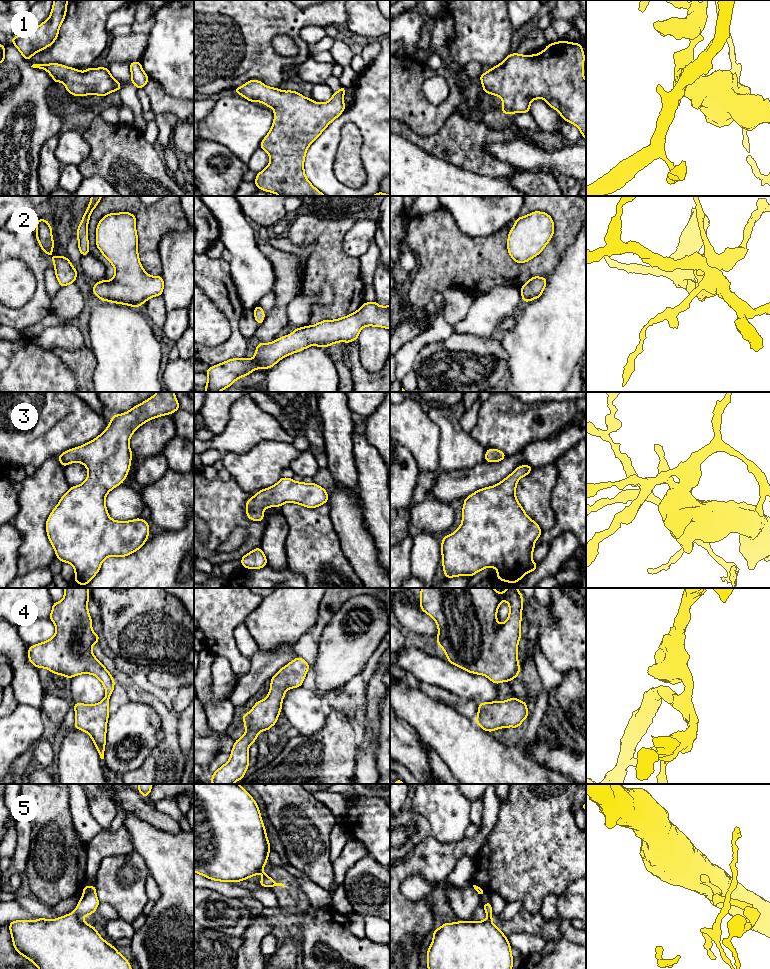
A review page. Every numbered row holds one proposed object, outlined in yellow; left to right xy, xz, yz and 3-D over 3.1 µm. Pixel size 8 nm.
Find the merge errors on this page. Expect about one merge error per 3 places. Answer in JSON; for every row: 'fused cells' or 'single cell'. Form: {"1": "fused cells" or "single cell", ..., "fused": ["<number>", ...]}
{"1": "single cell", "2": "single cell", "3": "single cell", "4": "single cell", "5": "single cell", "fused": []}

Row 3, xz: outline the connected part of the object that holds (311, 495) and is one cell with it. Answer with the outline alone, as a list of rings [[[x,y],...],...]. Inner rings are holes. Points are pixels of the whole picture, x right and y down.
[[[282,477],[275,485],[257,492],[246,501],[246,516],[253,521],[262,521],[264,510],[280,507],[290,502],[306,508],[316,508],[328,502],[328,493],[321,486],[310,482],[296,482],[292,478]]]

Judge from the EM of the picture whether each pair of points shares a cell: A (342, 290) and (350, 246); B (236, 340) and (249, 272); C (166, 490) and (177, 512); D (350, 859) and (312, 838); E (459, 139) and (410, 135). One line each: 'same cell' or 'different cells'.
A: different cells
B: different cells
C: same cell
D: different cells
E: same cell

